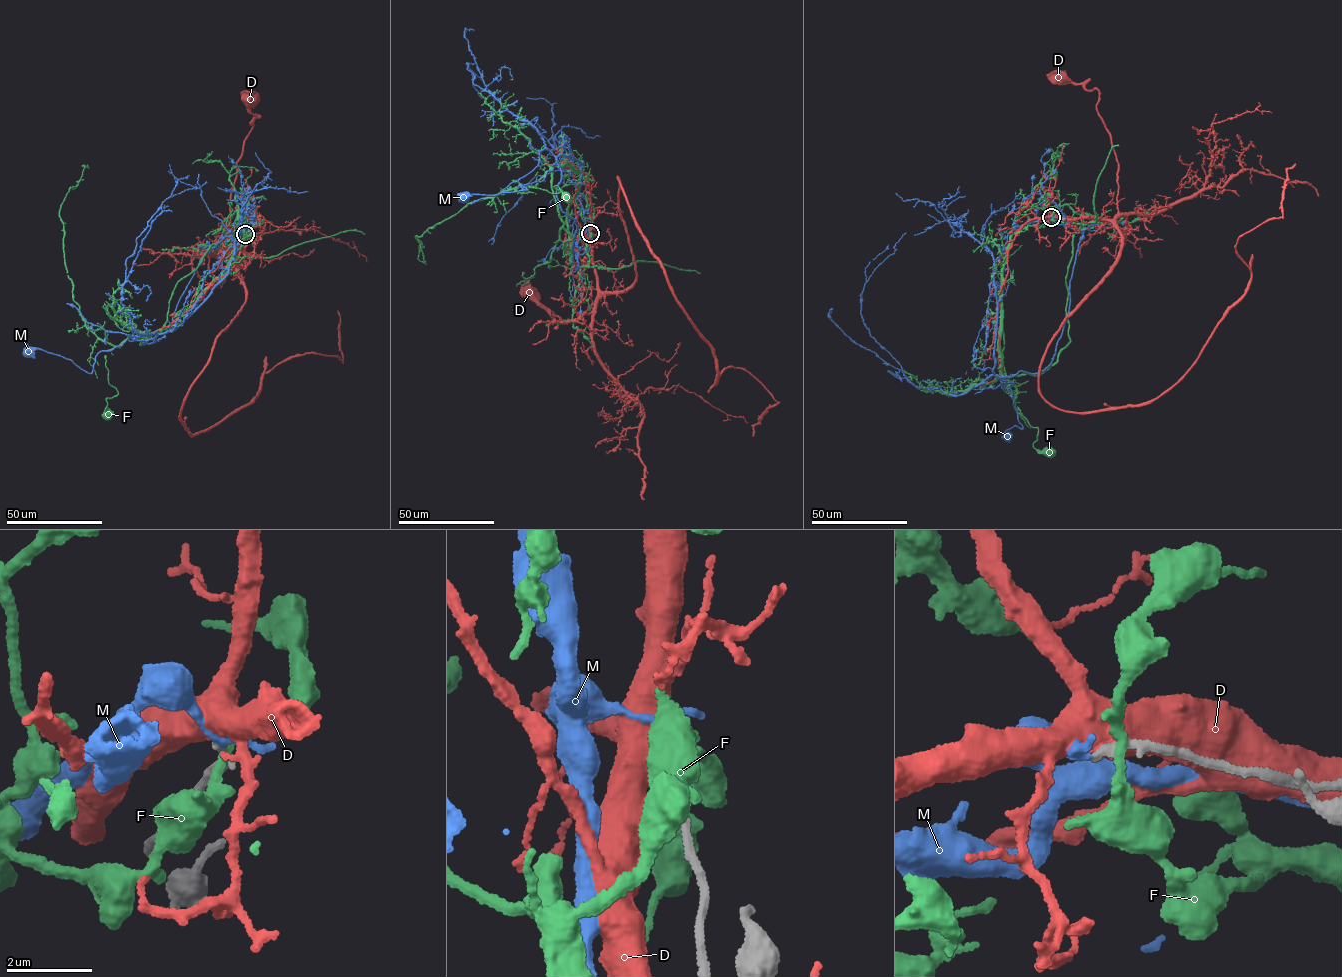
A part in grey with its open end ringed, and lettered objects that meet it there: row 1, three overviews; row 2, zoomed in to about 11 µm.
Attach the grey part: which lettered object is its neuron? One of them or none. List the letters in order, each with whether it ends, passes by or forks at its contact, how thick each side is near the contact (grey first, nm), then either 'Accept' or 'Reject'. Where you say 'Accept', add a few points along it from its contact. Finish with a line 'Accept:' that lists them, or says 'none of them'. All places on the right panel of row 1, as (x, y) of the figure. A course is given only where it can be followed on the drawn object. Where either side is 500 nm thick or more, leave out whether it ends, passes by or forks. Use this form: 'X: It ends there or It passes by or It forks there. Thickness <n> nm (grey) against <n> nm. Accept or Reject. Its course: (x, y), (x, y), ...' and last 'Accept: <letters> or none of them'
D: Thickness 240 nm (grey) against 850 nm. Reject
F: It passes by. Thickness 260 nm (grey) against 200 nm. Reject
M: It ends there. Thickness 200 nm (grey) against 220 nm. Reject
Accept: none of them

